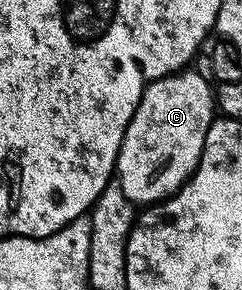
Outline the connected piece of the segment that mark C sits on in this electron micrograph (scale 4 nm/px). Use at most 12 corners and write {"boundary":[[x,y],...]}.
{"boundary":[[187,67],[149,82],[118,152],[135,206],[194,174],[216,93]]}

